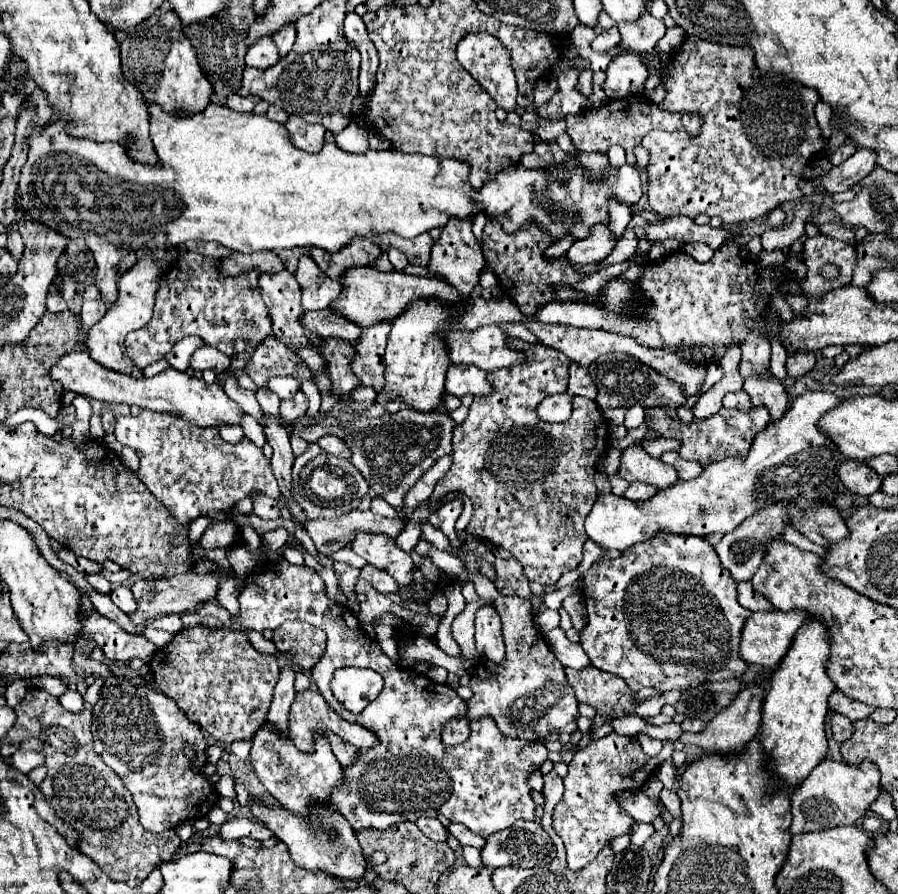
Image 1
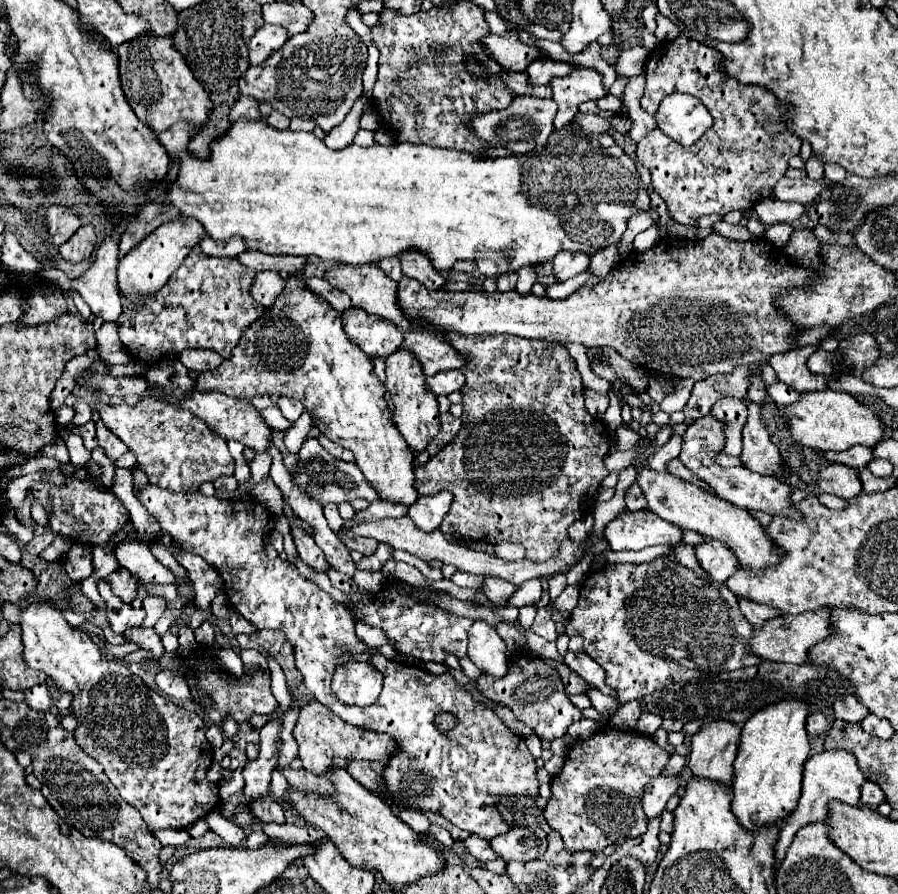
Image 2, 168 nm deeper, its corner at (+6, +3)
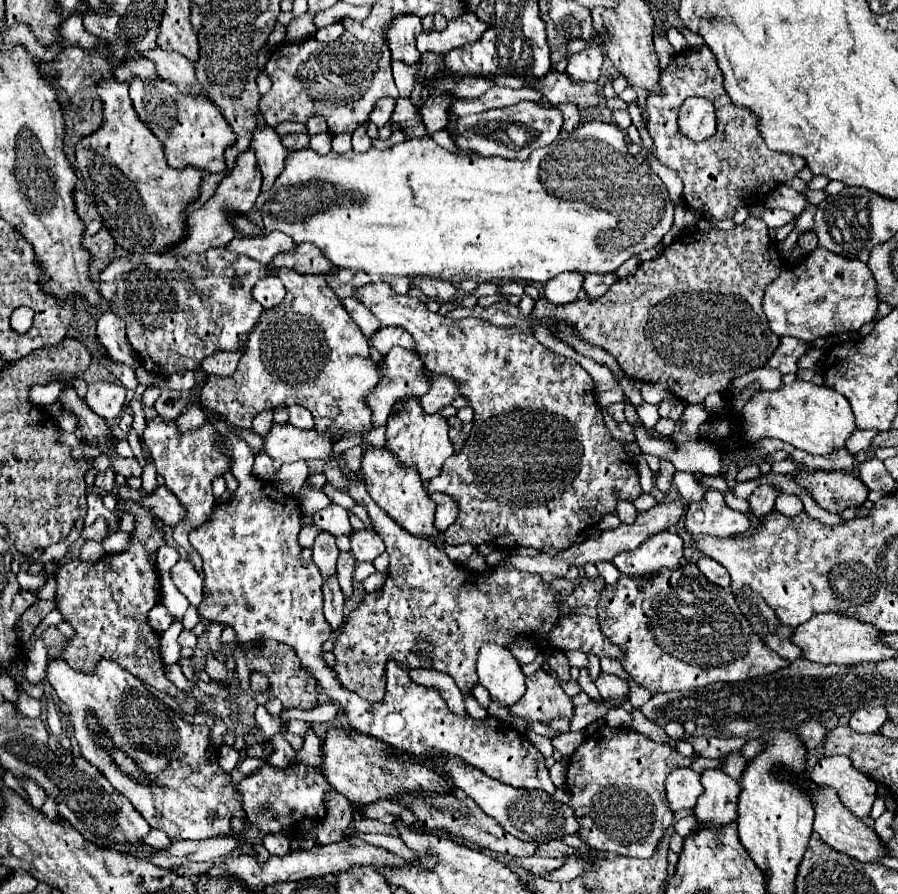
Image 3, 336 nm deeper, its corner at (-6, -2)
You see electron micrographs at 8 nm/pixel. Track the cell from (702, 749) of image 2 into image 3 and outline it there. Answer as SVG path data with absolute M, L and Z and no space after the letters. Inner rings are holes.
M708 769L702 773L704 793L694 807L698 825L720 827L728 825L738 817L738 795L740 785L722 773L720 769Z

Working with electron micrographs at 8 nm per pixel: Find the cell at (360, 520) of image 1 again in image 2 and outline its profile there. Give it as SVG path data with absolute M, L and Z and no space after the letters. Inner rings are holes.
M402 516L402 518L382 518L382 520L370 520L370 522L354 524L354 526L346 528L346 530L340 534L340 540L346 542L348 538L358 538L358 536L370 536L370 538L376 538L378 542L390 544L392 548L408 550L410 554L418 556L418 558L424 560L424 562L440 560L440 562L444 562L444 564L456 566L456 568L462 570L462 572L482 574L482 576L498 576L498 578L508 580L508 582L512 582L512 584L516 584L516 586L520 586L524 580L530 580L530 578L536 578L536 576L548 576L548 574L552 574L552 572L568 570L568 566L576 562L580 550L582 550L584 544L586 544L586 542L572 542L572 540L566 540L566 542L562 542L562 548L560 548L558 556L554 556L554 558L550 558L550 560L546 560L546 562L540 562L540 564L530 562L530 560L508 562L508 560L502 560L502 558L498 558L498 556L490 556L490 554L486 554L486 552L476 552L476 550L470 550L470 548L466 548L466 546L448 542L440 530L422 532L422 530L410 520L410 516Z

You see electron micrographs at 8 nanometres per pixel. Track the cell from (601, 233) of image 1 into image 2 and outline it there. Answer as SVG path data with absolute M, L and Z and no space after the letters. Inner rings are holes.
M558 252L554 258L554 276L558 276L560 282L584 272L590 264L590 256L582 256L582 252Z

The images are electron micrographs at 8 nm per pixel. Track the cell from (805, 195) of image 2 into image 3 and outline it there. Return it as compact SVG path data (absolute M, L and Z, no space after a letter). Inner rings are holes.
M778 185L768 197L766 197L766 207L774 207L774 209L784 209L790 211L794 215L800 215L804 211L804 207L808 205L808 201L804 199L802 193L786 187L786 185Z

